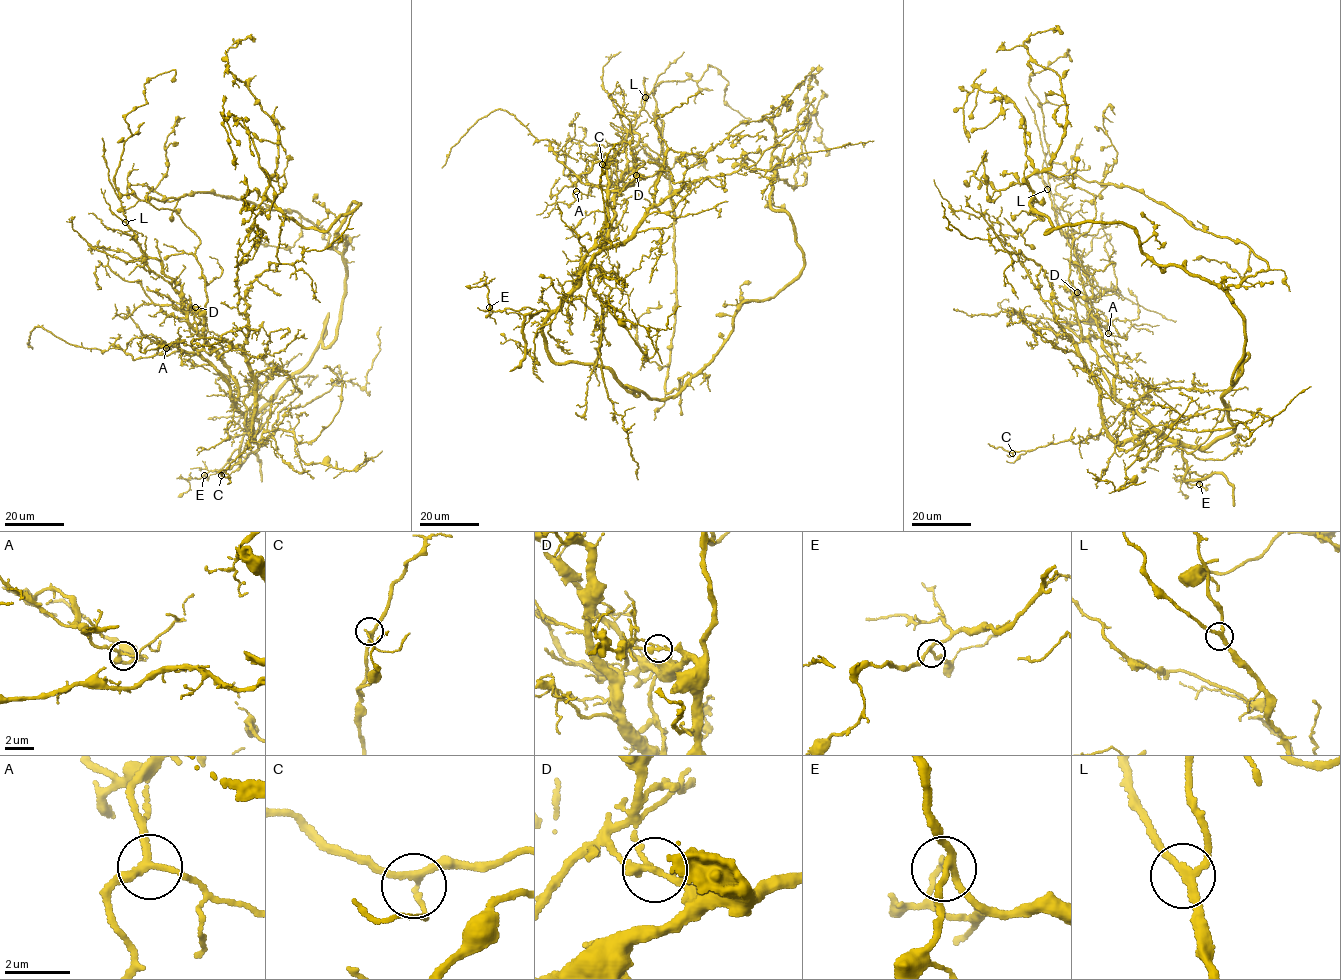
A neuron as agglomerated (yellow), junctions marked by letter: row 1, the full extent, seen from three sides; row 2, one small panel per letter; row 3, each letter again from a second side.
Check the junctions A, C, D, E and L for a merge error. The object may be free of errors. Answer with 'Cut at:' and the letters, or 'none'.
Cut at: D

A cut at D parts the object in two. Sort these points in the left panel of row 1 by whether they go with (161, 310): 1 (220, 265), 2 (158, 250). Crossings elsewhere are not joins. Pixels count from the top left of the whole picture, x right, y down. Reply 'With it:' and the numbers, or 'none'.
With it: 2

